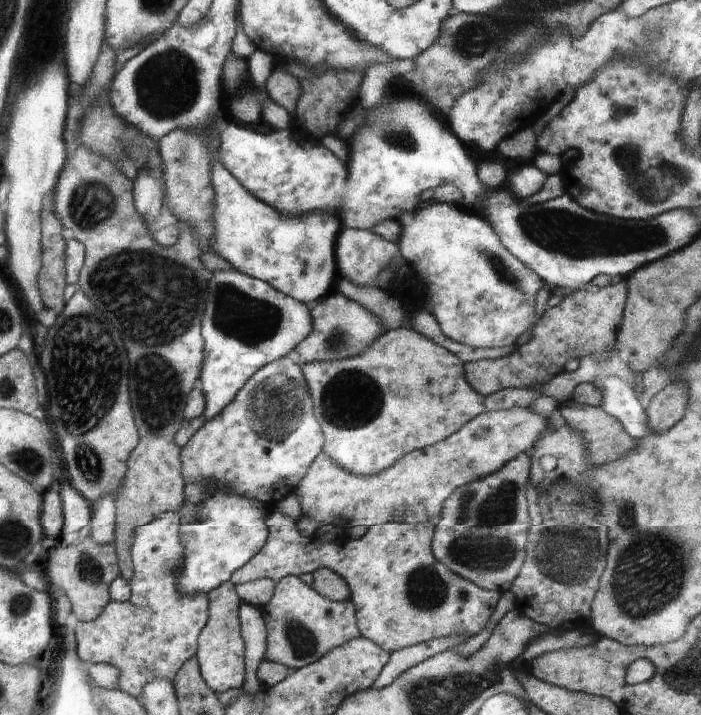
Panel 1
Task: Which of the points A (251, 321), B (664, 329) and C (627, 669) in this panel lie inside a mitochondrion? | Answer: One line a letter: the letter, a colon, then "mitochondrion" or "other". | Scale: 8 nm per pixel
A: mitochondrion
B: mitochondrion
C: other

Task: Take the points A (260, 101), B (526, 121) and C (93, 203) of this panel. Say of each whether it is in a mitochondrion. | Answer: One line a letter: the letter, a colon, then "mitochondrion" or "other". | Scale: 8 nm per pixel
A: other
B: other
C: mitochondrion

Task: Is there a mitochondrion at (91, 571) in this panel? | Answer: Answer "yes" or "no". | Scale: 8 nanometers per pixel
yes

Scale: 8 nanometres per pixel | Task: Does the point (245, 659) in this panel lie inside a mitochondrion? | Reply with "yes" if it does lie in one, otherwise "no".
no

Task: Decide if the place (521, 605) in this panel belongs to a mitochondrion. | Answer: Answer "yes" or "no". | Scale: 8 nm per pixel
no

